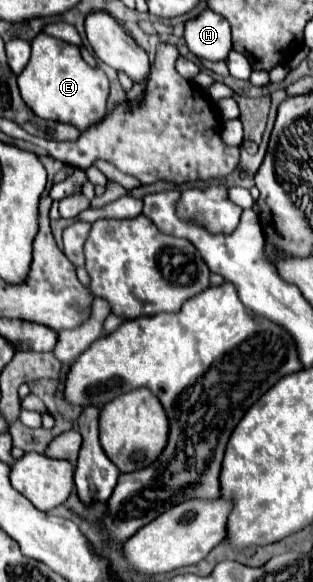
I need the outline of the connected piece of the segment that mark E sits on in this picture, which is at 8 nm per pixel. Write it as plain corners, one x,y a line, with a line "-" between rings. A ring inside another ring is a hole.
48,34
32,40
32,58
18,76
18,88
22,100
46,120
58,120
86,130
106,114
108,78
100,68
92,68
80,56
80,50
64,40
56,40

